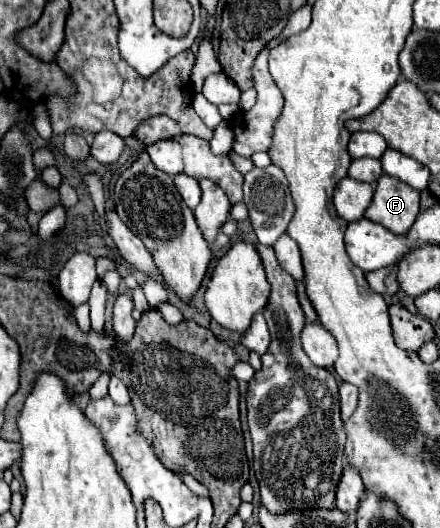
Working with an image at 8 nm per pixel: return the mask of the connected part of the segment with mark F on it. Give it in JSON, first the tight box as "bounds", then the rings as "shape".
{"bounds":[365,174,419,234],"shape":[[[383,174],[375,184],[373,202],[365,218],[385,226],[393,234],[407,234],[419,216],[419,190]]]}

